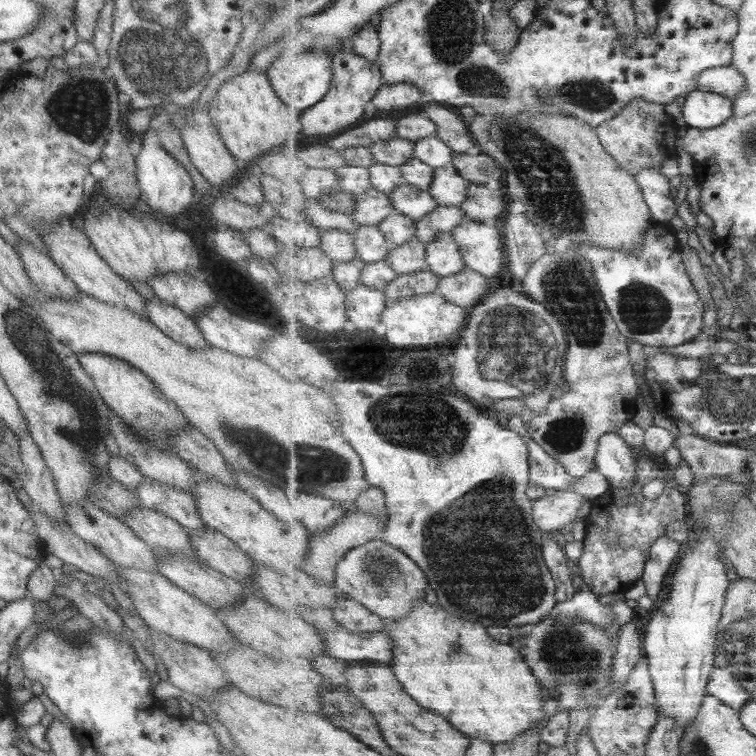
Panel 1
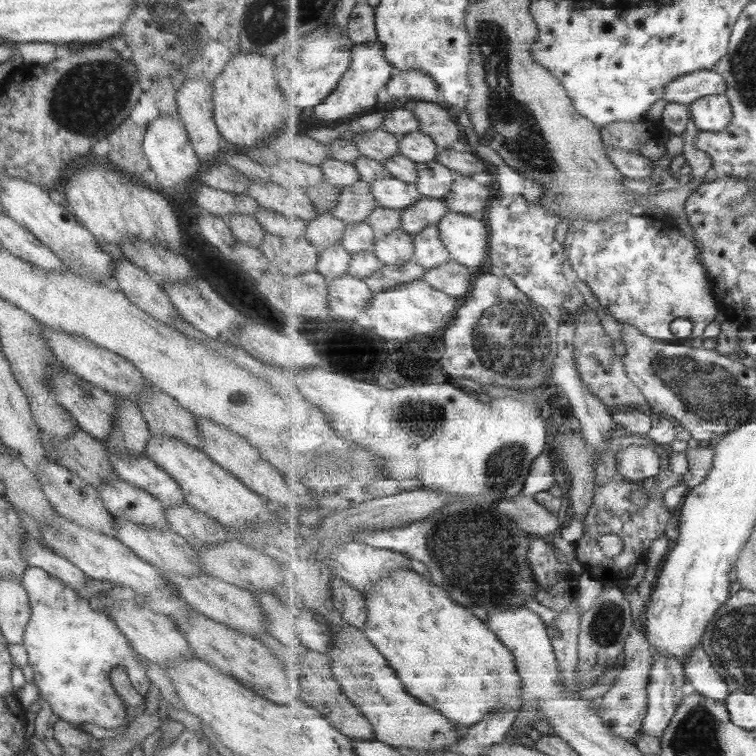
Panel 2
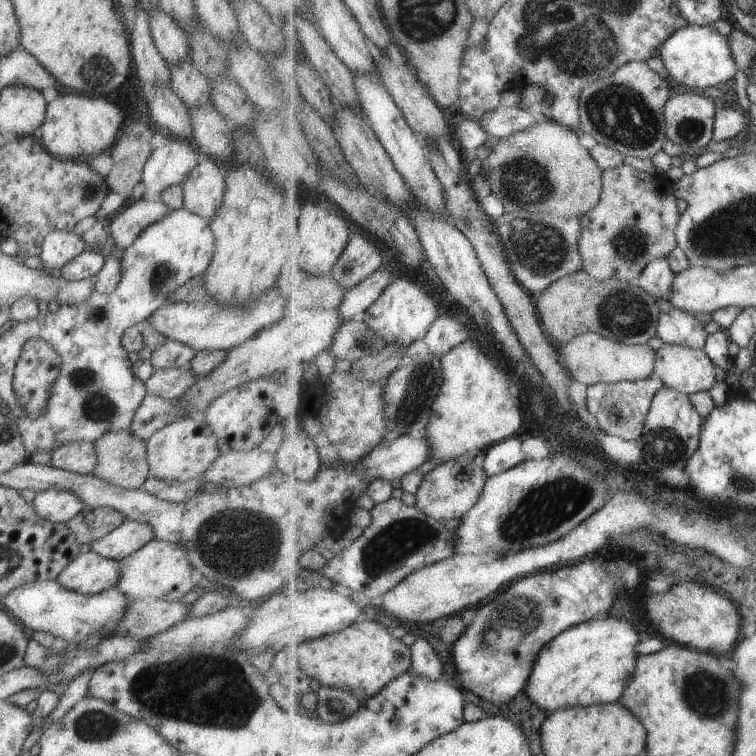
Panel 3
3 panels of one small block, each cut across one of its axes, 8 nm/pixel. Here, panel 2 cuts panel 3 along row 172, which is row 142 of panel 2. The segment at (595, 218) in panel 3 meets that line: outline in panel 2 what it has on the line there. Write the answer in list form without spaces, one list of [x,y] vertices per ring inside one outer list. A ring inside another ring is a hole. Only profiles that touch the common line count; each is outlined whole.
[[[641,118],[635,122],[616,122],[613,125],[604,126],[602,129],[603,142],[608,148],[618,148],[619,150],[626,150],[627,152],[640,152],[646,144],[652,141],[657,141],[661,144],[664,138],[666,138],[661,120]]]

